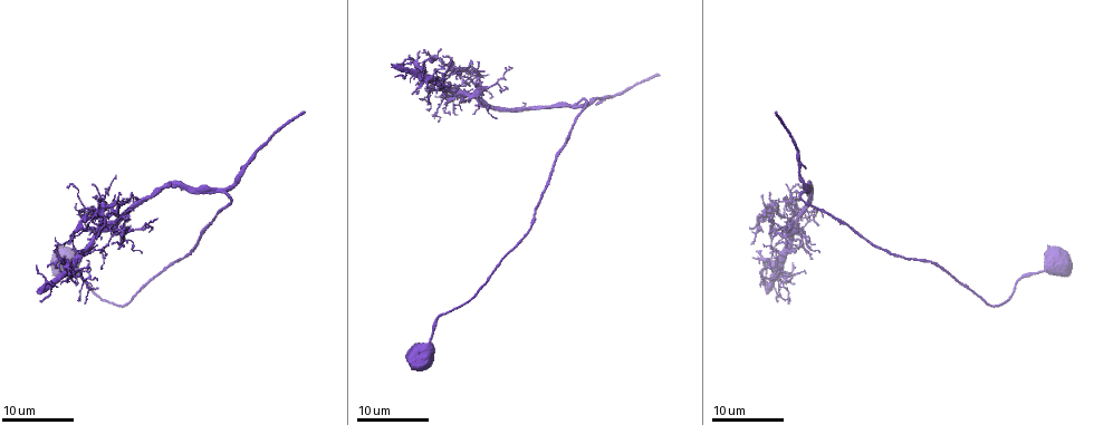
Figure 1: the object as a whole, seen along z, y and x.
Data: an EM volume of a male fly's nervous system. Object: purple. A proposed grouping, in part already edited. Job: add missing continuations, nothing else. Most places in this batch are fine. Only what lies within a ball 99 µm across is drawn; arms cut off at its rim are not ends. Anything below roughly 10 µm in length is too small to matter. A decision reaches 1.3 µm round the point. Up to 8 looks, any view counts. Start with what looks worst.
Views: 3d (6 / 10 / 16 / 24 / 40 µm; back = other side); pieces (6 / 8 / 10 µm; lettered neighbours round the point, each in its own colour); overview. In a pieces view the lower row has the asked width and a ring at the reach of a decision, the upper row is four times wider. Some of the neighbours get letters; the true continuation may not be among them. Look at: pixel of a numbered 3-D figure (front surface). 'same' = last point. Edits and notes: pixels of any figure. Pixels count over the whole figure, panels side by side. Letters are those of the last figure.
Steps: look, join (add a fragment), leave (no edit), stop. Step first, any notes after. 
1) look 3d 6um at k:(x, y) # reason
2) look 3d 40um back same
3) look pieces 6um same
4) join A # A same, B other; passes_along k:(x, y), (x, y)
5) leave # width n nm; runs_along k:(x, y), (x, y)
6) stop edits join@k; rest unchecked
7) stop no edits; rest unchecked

look 3d 16um at 1:(96, 239) # branch stops here

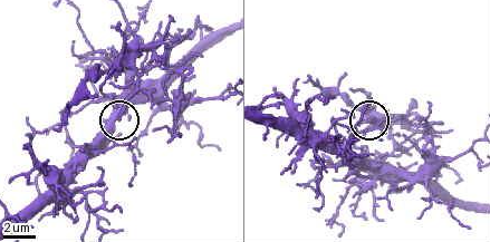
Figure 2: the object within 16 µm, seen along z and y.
look pieces 6um at 2:(118, 118)

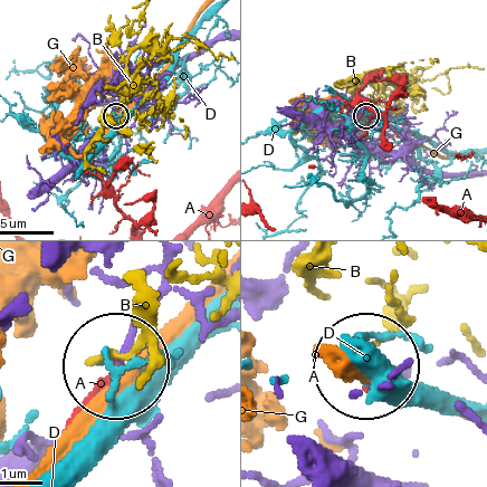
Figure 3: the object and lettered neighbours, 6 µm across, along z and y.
leave # A other, B other, D other, G other; no lettered fragment goes on from it

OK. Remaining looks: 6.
look 3d 24um at 1:(118, 192)

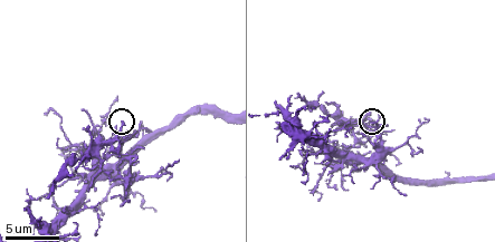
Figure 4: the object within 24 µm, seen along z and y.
look pieces 8um at 4:(125, 122) # what lies round it

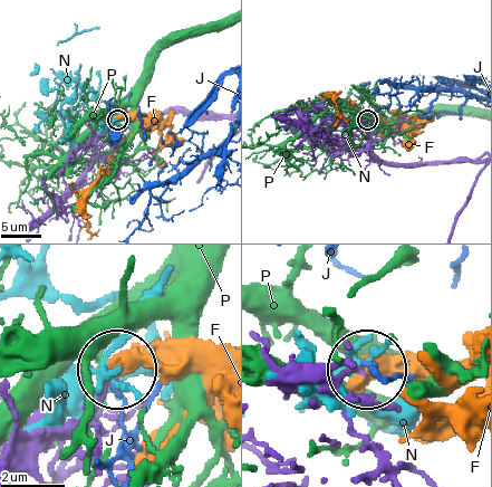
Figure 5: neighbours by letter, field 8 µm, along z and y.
leave # width 150 nm; F other, J other, N other, P other; no lettered fragment goes on from it

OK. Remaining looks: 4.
look pieces 8um at 4:(419, 147) # an open end

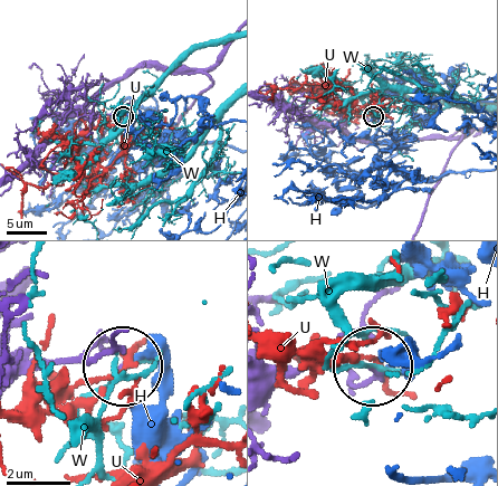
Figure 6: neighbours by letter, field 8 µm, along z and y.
leave # width 150 nm; H other, U other, W other; none of them fits

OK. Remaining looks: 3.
look pieces 10um at 4:(148, 130) # thin end

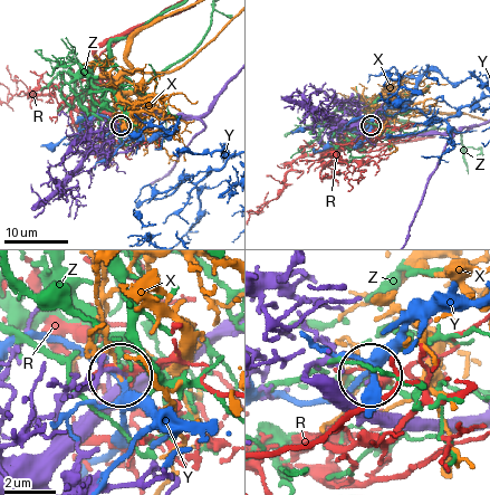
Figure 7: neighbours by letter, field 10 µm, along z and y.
leave # R other, X other, Y other, Z other; none of them fits

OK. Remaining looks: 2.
stop no edits; rest unchecked

